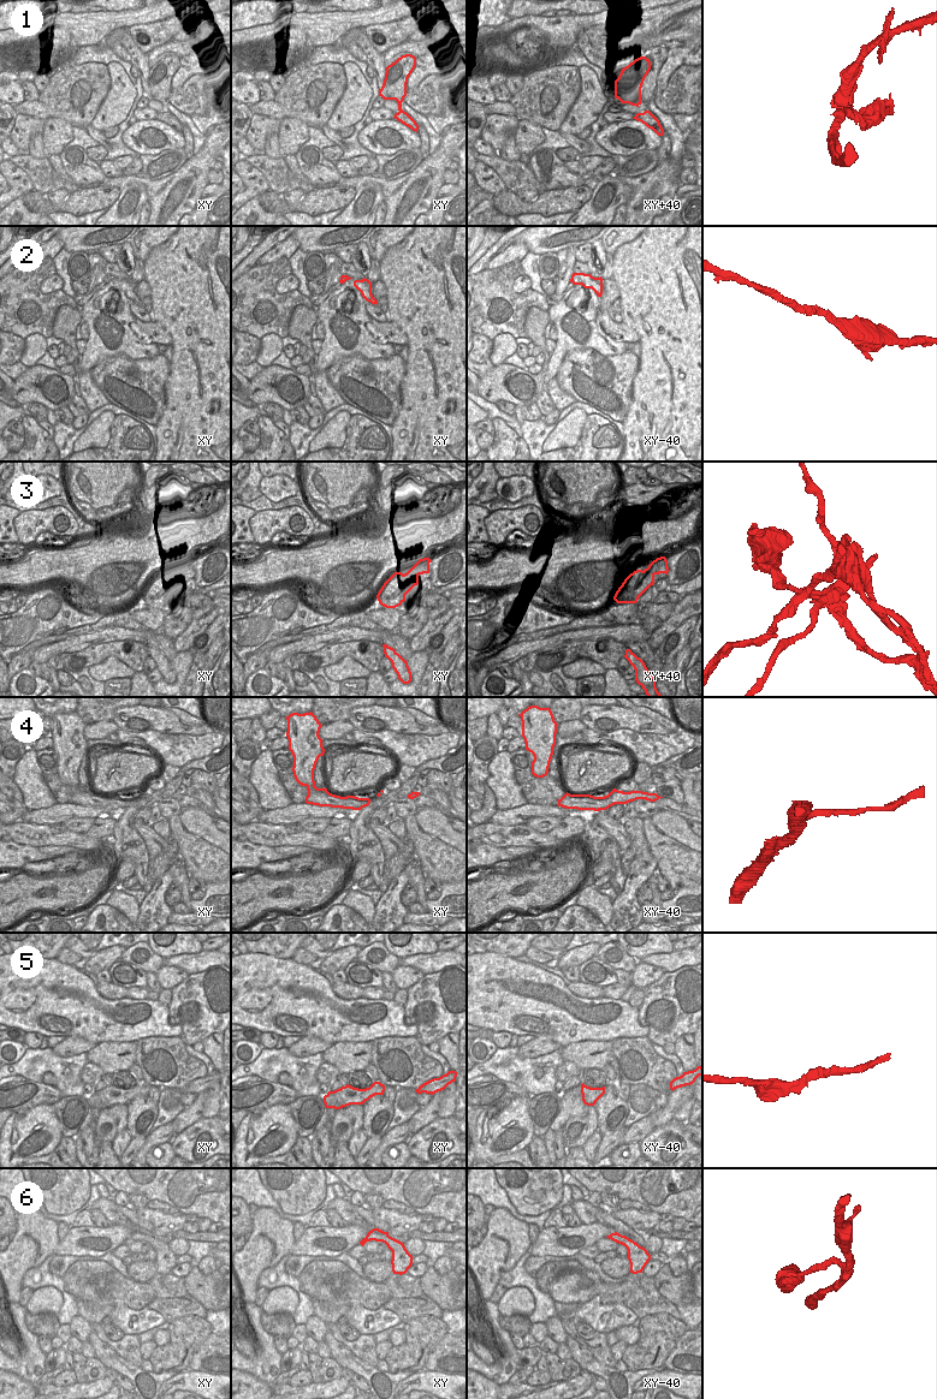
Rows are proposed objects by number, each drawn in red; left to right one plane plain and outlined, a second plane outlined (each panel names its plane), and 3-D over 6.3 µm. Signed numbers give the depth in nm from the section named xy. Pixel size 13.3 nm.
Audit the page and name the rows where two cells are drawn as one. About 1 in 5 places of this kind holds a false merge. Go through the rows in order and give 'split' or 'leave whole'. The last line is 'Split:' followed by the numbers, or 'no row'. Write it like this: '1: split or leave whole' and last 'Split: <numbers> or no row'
1: split
2: leave whole
3: split
4: leave whole
5: leave whole
6: leave whole
Split: 1, 3

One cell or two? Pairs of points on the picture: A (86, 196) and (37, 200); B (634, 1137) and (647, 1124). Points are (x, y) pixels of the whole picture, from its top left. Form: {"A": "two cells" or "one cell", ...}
{"A": "one cell", "B": "one cell"}

